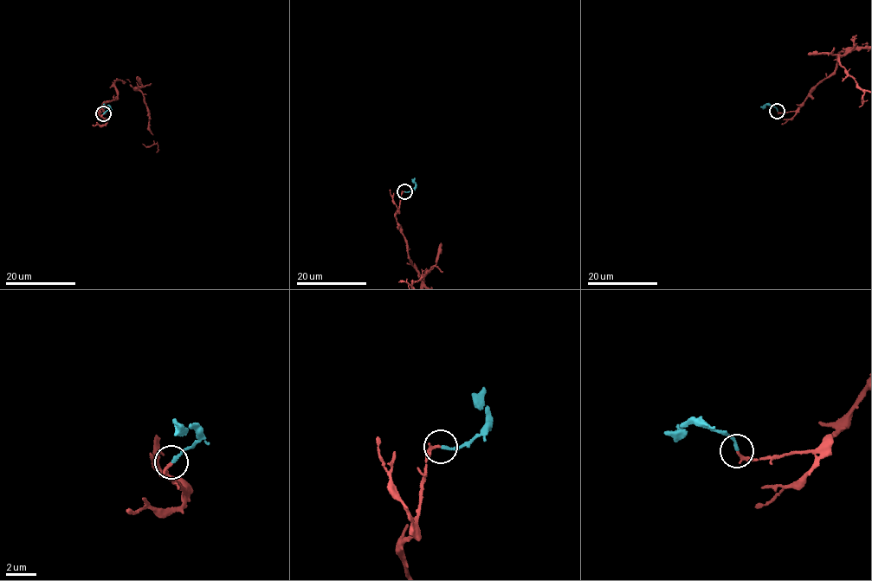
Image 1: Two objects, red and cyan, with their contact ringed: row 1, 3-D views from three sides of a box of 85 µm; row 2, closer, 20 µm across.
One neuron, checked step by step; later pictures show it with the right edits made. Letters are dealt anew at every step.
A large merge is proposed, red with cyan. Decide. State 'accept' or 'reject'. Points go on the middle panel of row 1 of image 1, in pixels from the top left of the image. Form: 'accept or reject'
accept

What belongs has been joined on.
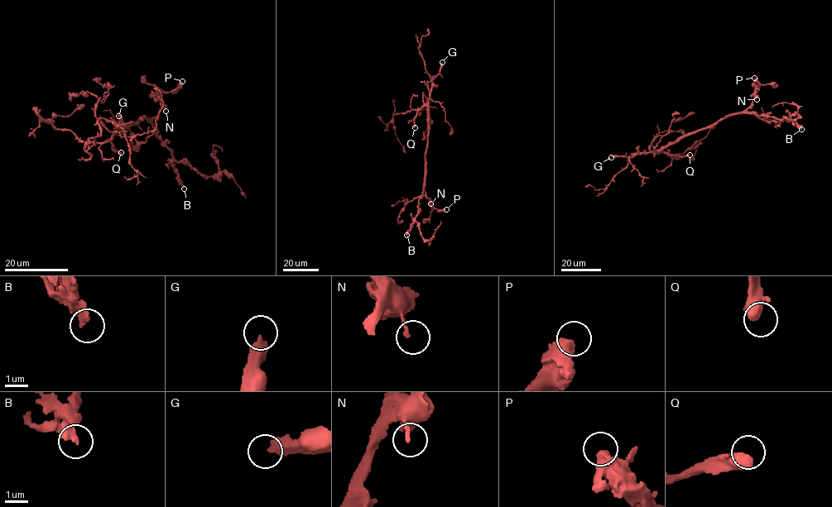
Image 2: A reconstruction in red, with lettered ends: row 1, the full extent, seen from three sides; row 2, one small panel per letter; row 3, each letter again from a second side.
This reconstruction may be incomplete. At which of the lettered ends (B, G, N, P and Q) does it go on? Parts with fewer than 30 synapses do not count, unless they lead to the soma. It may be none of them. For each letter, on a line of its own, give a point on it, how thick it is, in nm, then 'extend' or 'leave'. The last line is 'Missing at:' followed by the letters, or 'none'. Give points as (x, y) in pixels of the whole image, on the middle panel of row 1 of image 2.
B: (406, 235) | 300 nm | leave
G: (442, 62) | 320 nm | extend
N: (430, 203) | 130 nm | leave
P: (446, 209) | 550 nm | leave
Q: (415, 127) | 600 nm | extend
Missing at: G, Q

